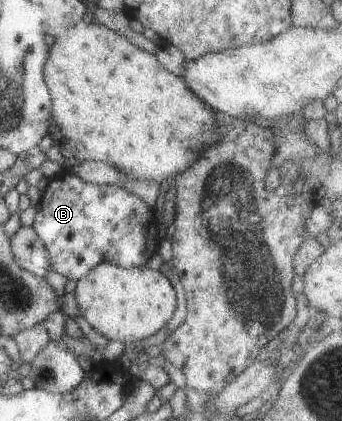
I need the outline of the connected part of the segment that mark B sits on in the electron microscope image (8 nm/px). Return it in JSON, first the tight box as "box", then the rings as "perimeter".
{"box":[31,171,160,282],"perimeter":[[[61,171],[48,178],[45,187],[40,192],[31,227],[44,243],[46,252],[49,254],[49,268],[52,272],[61,274],[66,280],[76,282],[86,276],[90,269],[100,261],[106,261],[122,268],[146,266],[146,260],[156,252],[160,242],[157,232],[158,223],[155,210],[124,187],[84,182],[72,172]]]}

